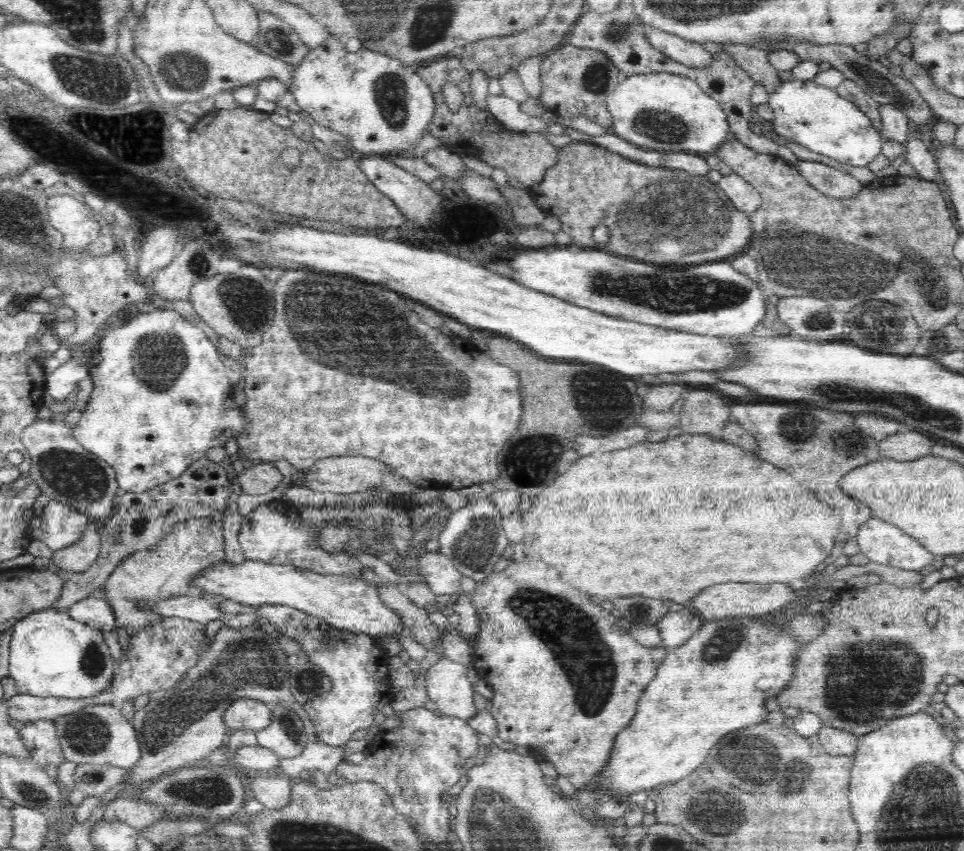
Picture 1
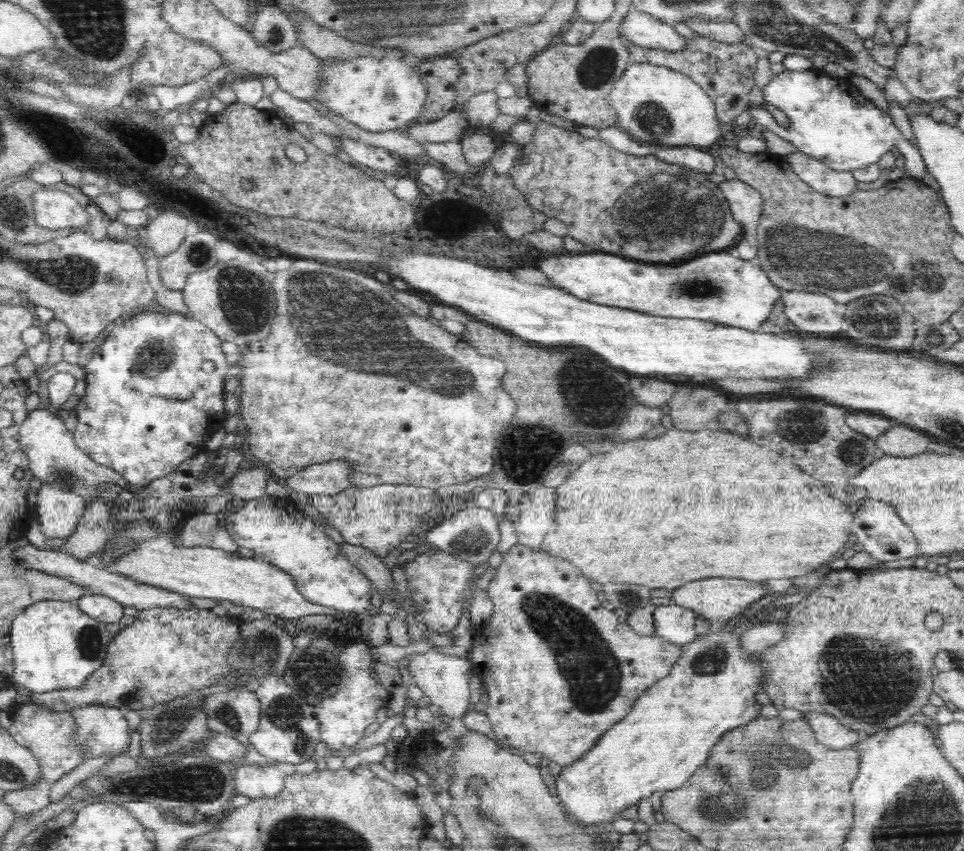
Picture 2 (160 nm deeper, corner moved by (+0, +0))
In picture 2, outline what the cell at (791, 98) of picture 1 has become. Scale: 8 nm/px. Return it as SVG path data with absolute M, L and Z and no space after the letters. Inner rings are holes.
M812 67L801 71L785 70L774 75L762 91L763 102L772 104L772 106L782 110L788 116L790 125L787 128L781 126L772 117L770 110L764 108L764 105L756 105L756 103L750 104L748 108L752 118L758 124L762 124L766 130L795 144L803 154L814 157L829 168L836 171L852 171L865 168L870 164L878 163L882 157L891 152L892 148L898 148L906 163L904 176L920 180L927 178L927 169L917 147L900 133L900 129L896 127L894 119L888 113L884 113L872 101L861 95L847 79L826 75L825 72Z

